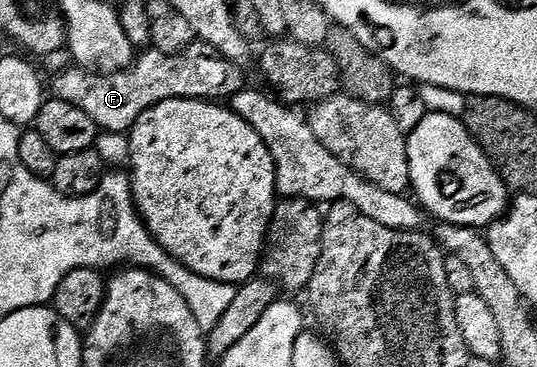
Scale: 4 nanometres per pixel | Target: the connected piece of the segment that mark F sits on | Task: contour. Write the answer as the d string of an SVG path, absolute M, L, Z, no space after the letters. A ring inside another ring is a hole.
M198 40L180 54L163 54L160 50L148 49L140 53L126 70L116 70L114 74L70 69L61 71L49 82L50 93L69 104L77 104L81 112L89 112L100 131L109 134L127 134L142 114L165 100L230 100L245 88L244 67L221 56L217 48Z

